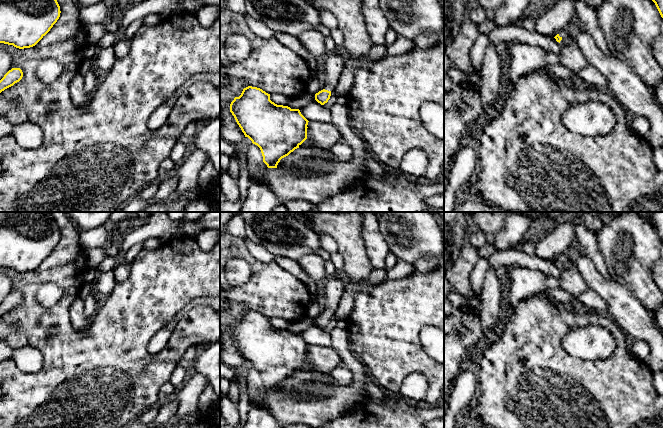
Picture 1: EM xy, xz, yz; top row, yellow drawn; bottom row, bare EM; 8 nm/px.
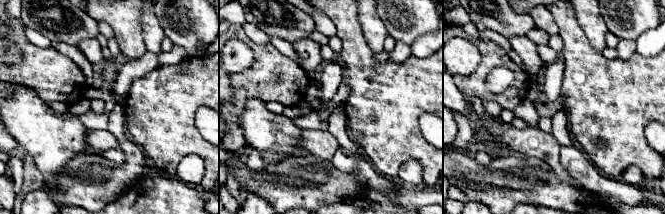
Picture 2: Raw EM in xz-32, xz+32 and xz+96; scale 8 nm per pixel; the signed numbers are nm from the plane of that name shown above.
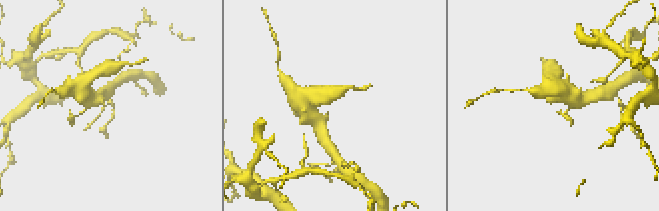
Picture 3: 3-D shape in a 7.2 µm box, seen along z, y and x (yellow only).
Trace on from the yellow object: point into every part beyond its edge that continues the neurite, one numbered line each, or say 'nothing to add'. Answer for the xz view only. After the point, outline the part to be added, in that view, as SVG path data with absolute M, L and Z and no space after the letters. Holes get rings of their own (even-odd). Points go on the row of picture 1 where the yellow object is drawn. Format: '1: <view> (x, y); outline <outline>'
1: xz (332, 65); outline M340 51L328 53L321 61L320 79L325 90L333 91L345 67L346 56Z

